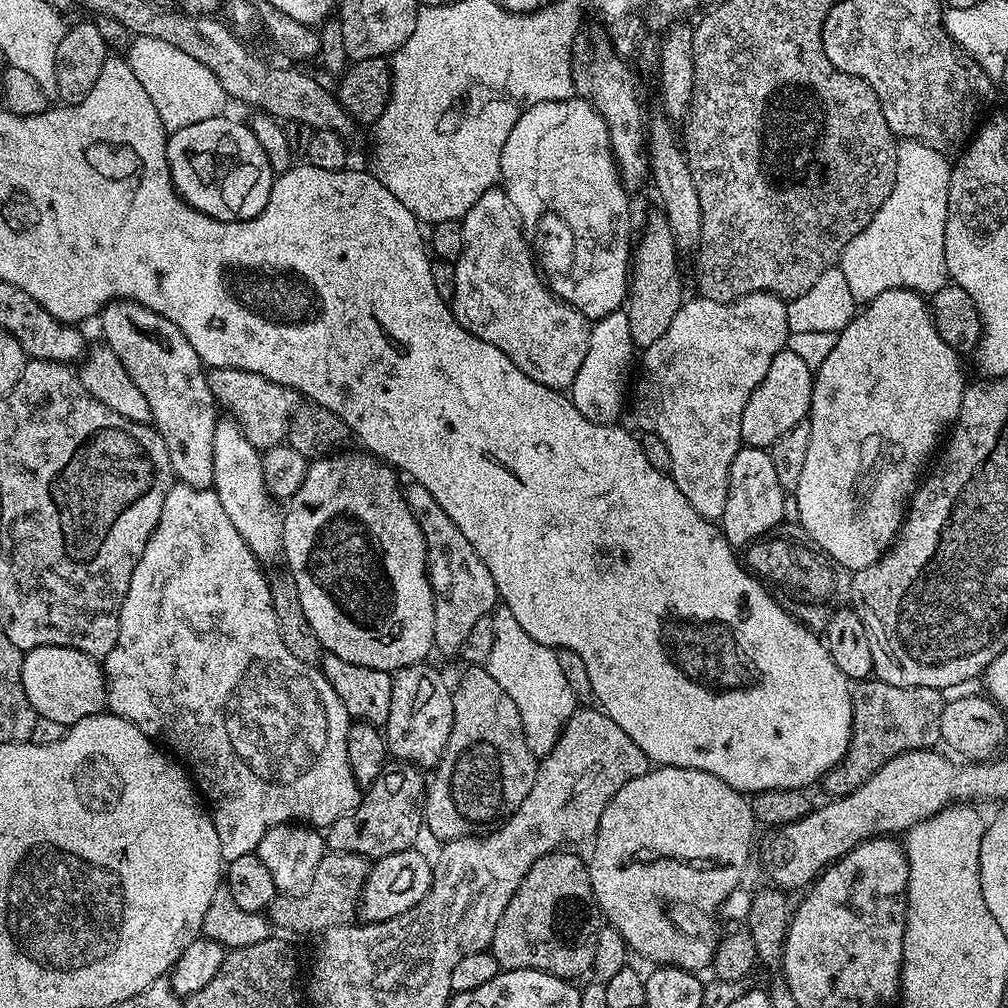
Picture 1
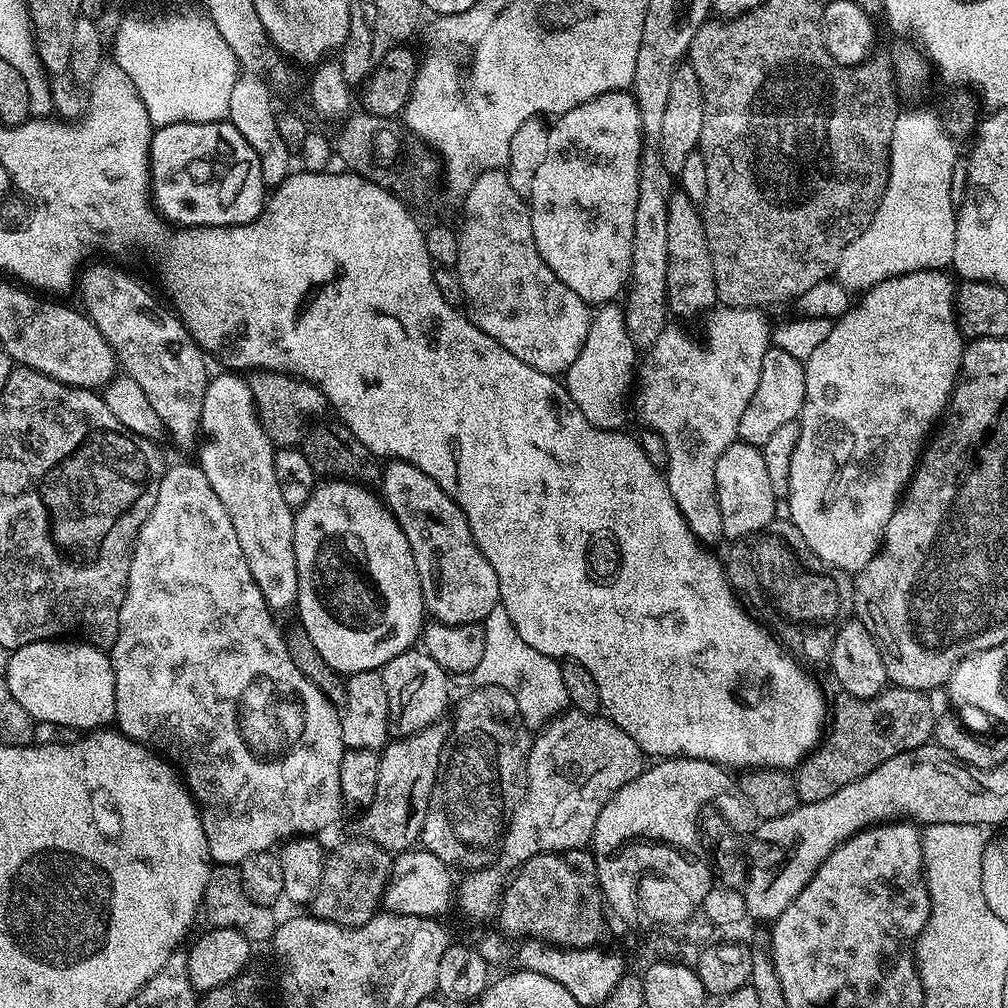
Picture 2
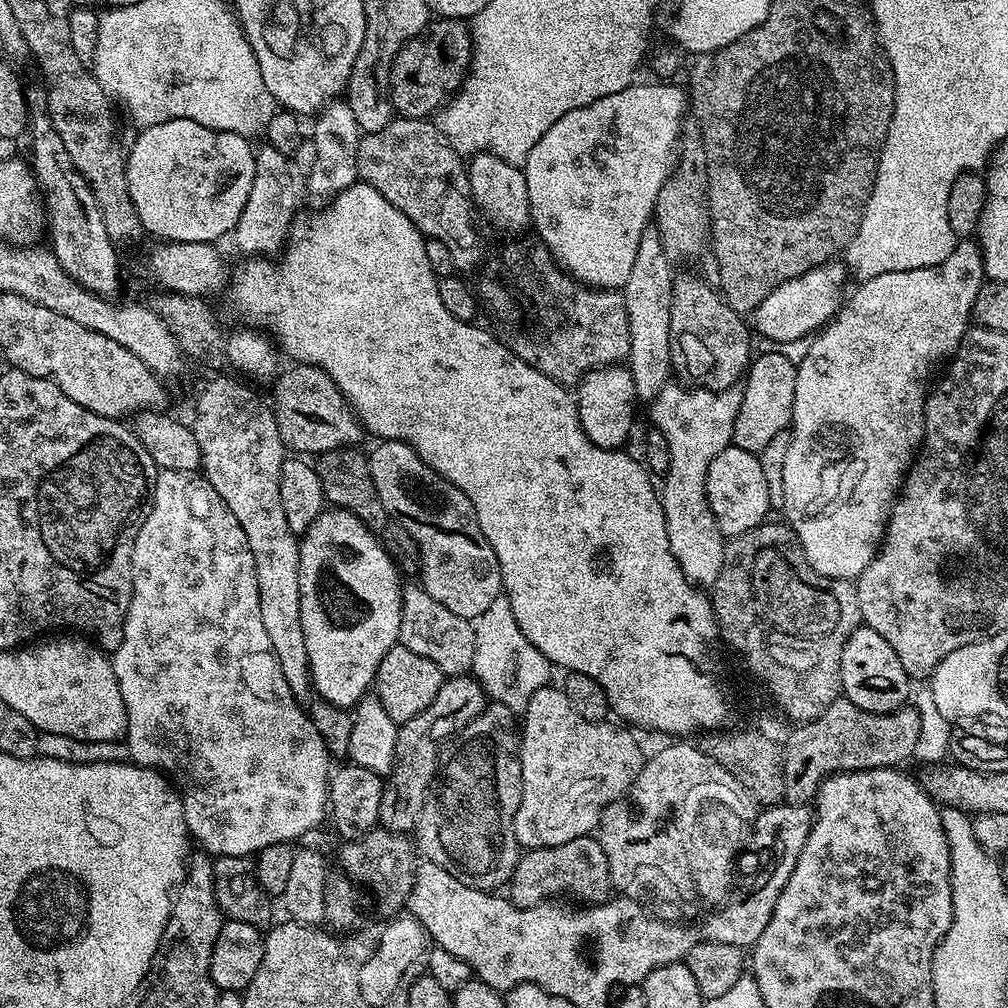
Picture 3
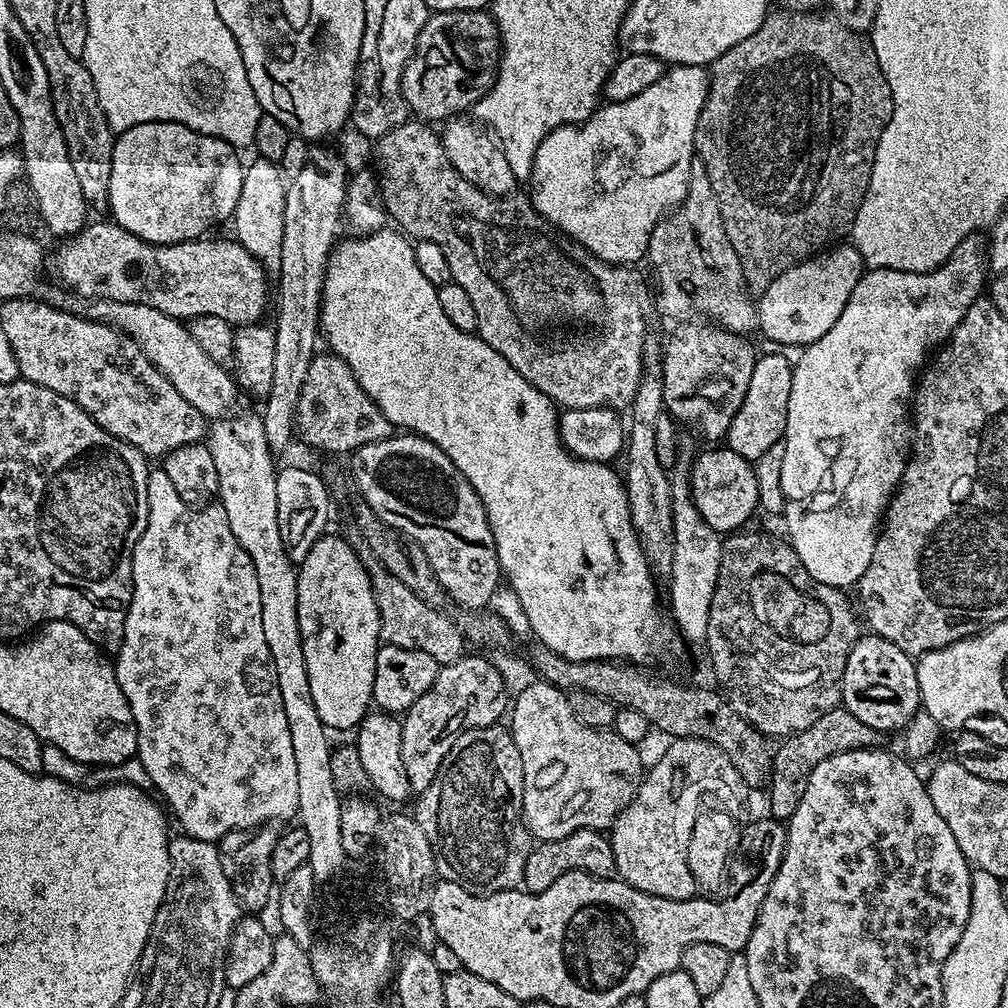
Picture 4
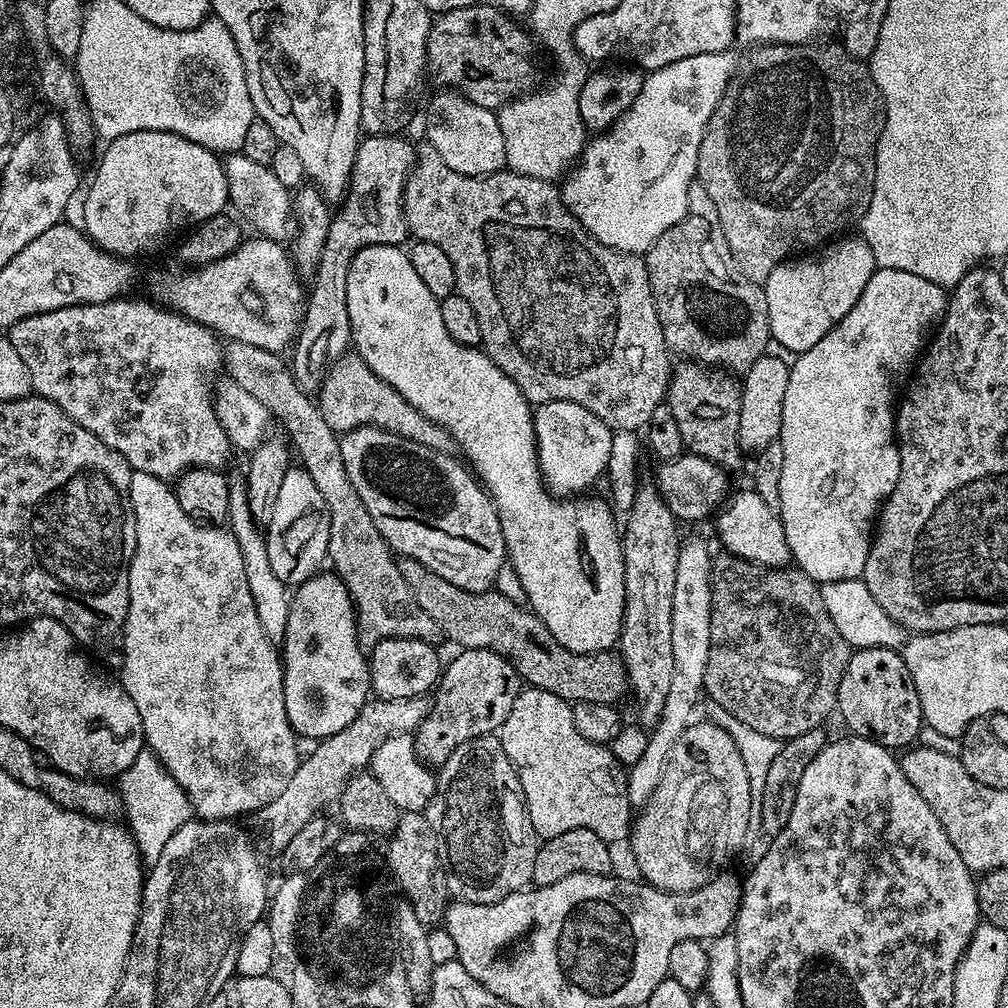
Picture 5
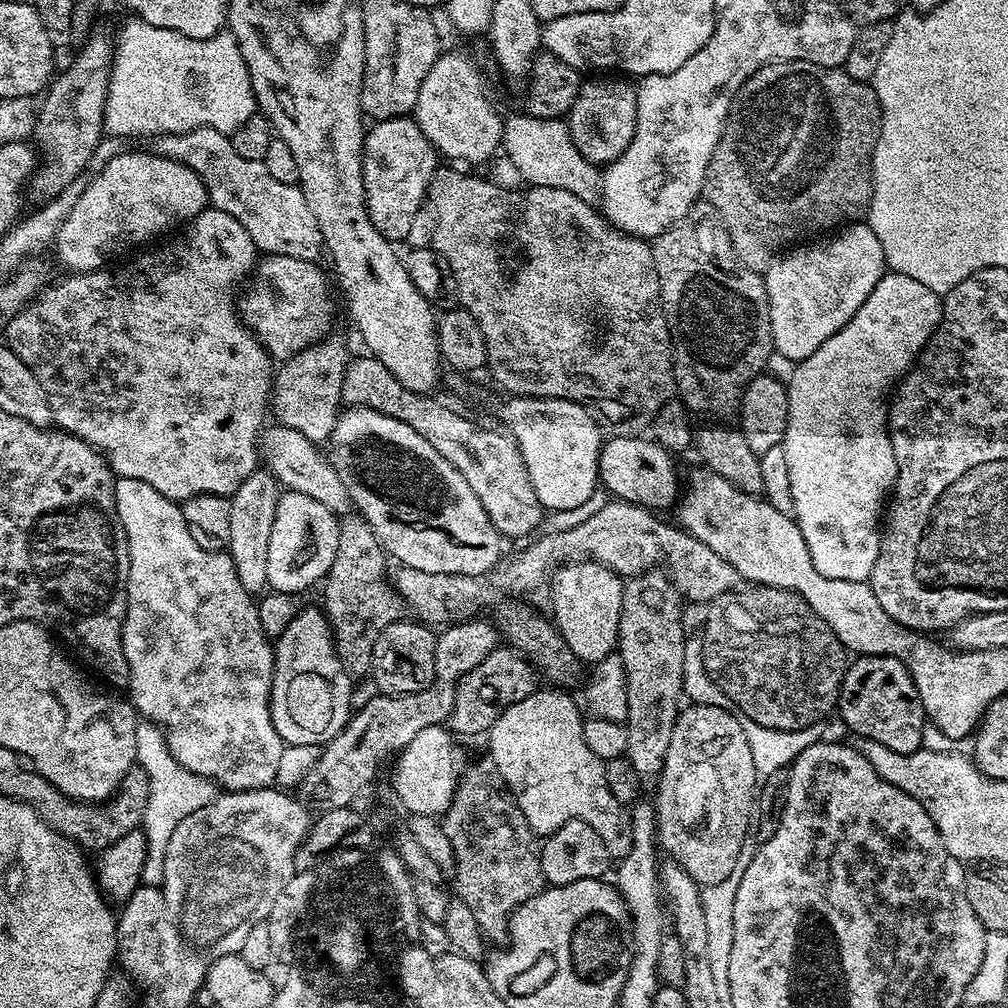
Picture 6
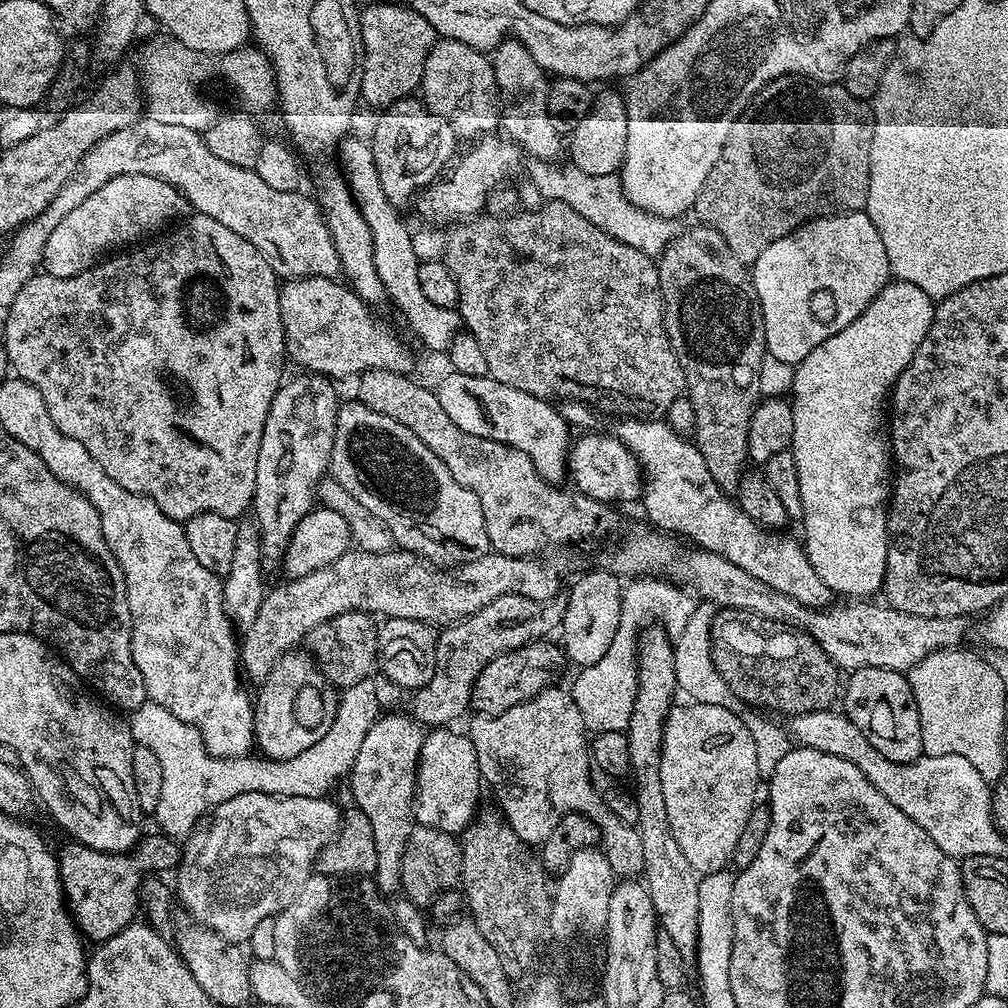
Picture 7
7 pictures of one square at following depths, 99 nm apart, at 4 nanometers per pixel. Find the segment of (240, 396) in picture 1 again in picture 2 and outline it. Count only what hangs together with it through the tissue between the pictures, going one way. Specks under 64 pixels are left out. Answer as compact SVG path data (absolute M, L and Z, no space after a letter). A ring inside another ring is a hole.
M256 370L247 377L252 397L256 403L256 413L260 415L262 426L280 448L291 448L299 445L308 431L326 412L326 401L321 392L303 378L288 376L285 372L265 372Z

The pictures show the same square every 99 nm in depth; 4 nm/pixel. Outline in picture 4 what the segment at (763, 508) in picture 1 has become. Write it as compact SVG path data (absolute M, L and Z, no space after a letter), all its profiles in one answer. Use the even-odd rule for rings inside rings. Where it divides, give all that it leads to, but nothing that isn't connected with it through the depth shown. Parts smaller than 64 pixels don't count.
M708 446L696 461L691 461L688 486L698 514L706 518L706 526L721 534L741 531L747 525L744 523L760 508L753 461L742 458L742 454L734 454L727 446Z

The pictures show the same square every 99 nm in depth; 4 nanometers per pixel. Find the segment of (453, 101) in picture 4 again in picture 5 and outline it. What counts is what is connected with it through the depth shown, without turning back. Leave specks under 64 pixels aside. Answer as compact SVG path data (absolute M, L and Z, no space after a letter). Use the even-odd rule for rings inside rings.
M473 2L465 8L439 13L433 19L426 42L427 75L433 76L441 89L458 92L470 102L493 110L503 108L508 101L517 99L521 94L531 93L540 84L540 56L536 53L538 44L516 24L519 23L513 22L507 13L489 2Z

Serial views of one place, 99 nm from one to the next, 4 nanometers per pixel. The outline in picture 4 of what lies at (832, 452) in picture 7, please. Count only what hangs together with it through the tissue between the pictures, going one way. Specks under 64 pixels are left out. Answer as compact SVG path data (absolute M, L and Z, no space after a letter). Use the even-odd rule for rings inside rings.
M983 231L971 232L966 238L962 238L962 242L958 242L958 246L954 246L954 254L950 254L950 258L946 258L946 262L941 268L935 268L933 272L903 272L902 270L886 270L885 268L874 268L865 271L860 277L858 286L854 286L854 294L850 294L850 302L846 302L846 310L842 310L842 314L838 314L838 322L834 322L834 326L830 326L830 330L826 330L826 334L822 334L822 338L815 340L813 344L807 345L802 354L802 358L792 369L792 381L790 382L790 406L786 410L786 430L784 431L784 453L782 454L782 494L784 495L784 514L783 523L788 523L787 539L790 541L792 548L798 554L798 558L802 562L802 566L806 566L806 570L810 573L810 578L818 578L818 582L826 582L826 586L834 586L841 590L848 590L848 587L859 585L862 574L866 574L866 566L870 566L870 558L874 558L874 546L878 529L881 527L885 511L892 495L896 493L896 487L900 484L900 479L904 473L904 468L908 464L908 457L912 446L912 437L914 429L912 427L912 417L910 415L910 401L914 395L914 389L918 379L918 373L925 367L926 361L929 359L930 353L937 346L943 345L951 336L952 331L958 326L958 322L962 322L962 318L966 314L966 310L975 300L981 299L983 290L986 288L986 280L984 284L984 275L989 275L990 265L988 263L988 241L989 237Z

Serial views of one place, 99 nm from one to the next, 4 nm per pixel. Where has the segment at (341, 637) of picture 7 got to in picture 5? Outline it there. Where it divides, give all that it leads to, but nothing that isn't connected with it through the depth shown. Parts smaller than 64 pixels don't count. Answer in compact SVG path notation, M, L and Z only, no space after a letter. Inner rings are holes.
M230 340L222 348L222 368L227 379L238 382L242 390L246 390L251 396L258 398L262 406L266 406L269 414L280 418L285 430L288 431L286 436L290 441L291 451L295 455L296 452L300 455L299 463L308 471L310 478L314 478L314 486L318 486L322 498L326 498L326 510L330 510L328 560L340 581L346 586L352 604L356 608L356 633L360 639L361 648L371 650L375 644L389 640L392 636L414 638L433 646L439 645L442 633L438 622L434 622L434 618L430 618L430 614L426 614L426 610L418 606L418 598L410 594L410 586L406 586L406 578L402 578L399 563L394 559L392 549L382 538L378 526L374 526L374 518L370 518L370 510L366 510L362 498L358 498L358 490L354 490L354 482L350 482L350 474L346 474L346 462L342 462L340 436L329 426L326 418L322 418L319 403L296 385L289 361L281 353L262 350L262 346L250 346L250 342Z

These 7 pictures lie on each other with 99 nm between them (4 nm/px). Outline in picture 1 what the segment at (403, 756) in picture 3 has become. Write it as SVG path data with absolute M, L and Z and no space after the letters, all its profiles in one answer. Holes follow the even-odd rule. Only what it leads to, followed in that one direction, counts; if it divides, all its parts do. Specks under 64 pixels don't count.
M385 763L382 774L367 785L360 805L349 812L341 812L326 829L326 844L333 852L349 852L369 858L398 854L413 847L425 827L424 797L426 776L414 764Z

